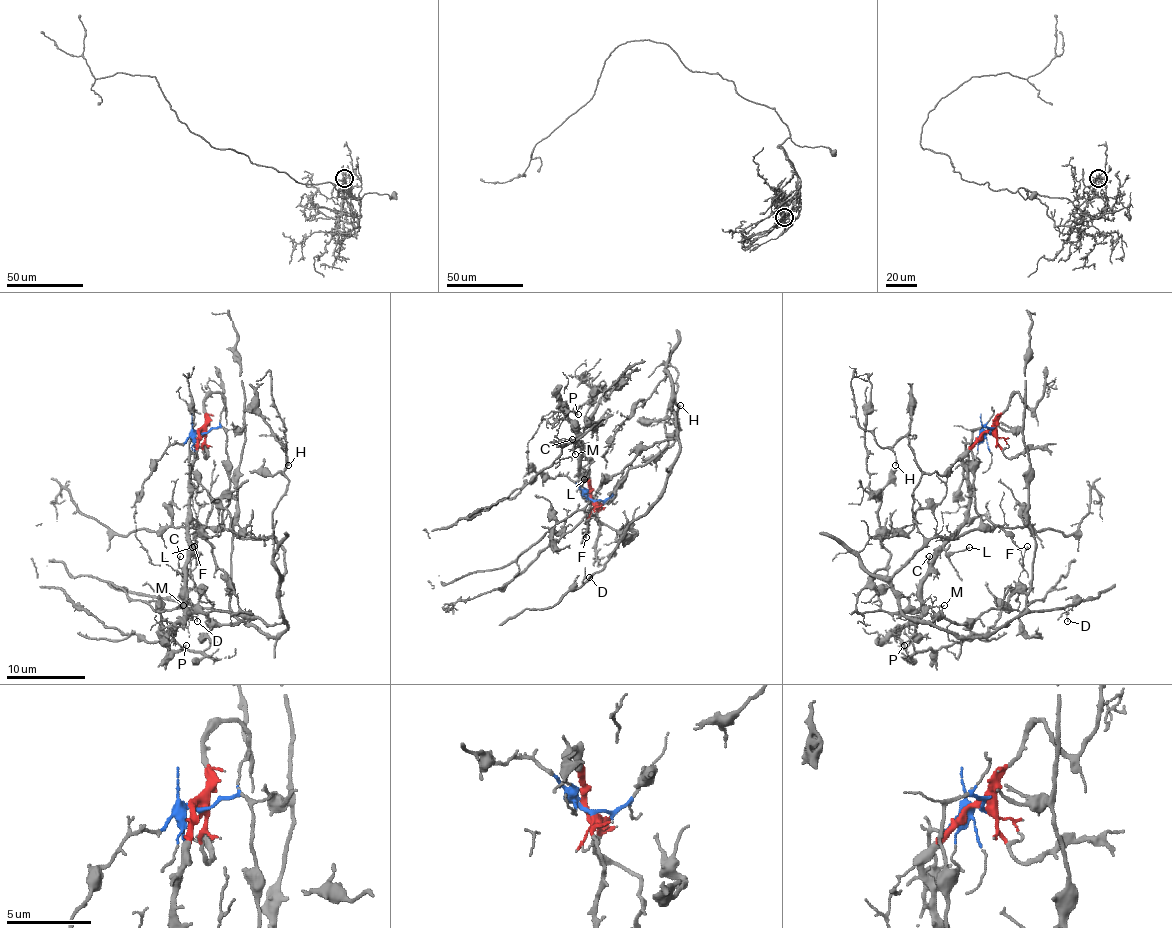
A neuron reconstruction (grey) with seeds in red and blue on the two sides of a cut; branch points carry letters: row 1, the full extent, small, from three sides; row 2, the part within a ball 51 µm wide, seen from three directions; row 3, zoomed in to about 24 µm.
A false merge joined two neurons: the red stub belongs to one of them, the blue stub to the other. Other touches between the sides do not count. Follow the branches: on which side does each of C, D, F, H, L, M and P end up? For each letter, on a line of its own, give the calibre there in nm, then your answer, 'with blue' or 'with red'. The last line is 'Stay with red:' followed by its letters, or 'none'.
C: 110 nm | with red
D: 100 nm | with blue
F: 110 nm | with blue
H: 100 nm | with blue
L: 120 nm | with red
M: 140 nm | with red
P: 100 nm | with red
Stay with red: C, L, M, P

